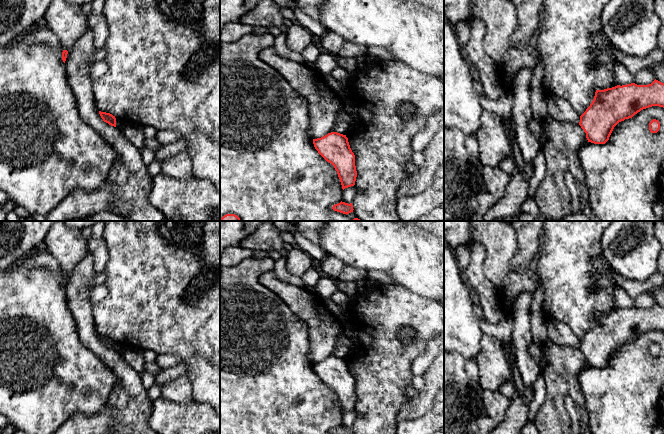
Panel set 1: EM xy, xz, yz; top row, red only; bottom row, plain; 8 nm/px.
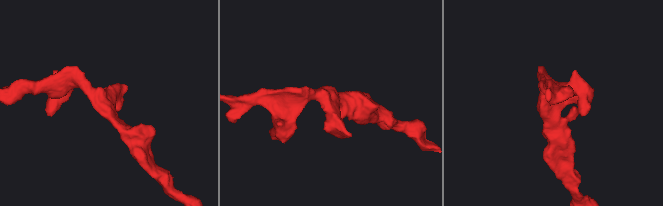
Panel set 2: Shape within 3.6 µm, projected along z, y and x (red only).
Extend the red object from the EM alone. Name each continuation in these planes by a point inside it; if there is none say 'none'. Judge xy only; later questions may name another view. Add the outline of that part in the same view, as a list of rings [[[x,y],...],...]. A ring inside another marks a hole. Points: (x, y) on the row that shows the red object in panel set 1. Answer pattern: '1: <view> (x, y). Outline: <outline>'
none

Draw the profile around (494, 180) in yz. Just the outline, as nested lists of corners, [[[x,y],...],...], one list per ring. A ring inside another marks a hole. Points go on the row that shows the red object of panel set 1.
[[[498,166],[481,167],[483,189],[491,193],[495,198],[500,199],[505,195],[511,175],[503,172]]]

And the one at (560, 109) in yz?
[[[548,93],[546,94],[546,103],[548,106],[549,115],[552,116],[555,120],[579,124],[580,115],[564,98],[561,98],[552,93]]]

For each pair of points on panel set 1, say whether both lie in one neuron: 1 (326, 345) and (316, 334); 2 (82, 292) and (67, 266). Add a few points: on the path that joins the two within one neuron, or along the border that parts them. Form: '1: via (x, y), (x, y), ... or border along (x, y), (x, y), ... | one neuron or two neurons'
1: via (323, 342), (319, 337) | one neuron
2: border along (86, 254), (67, 274) | two neurons

